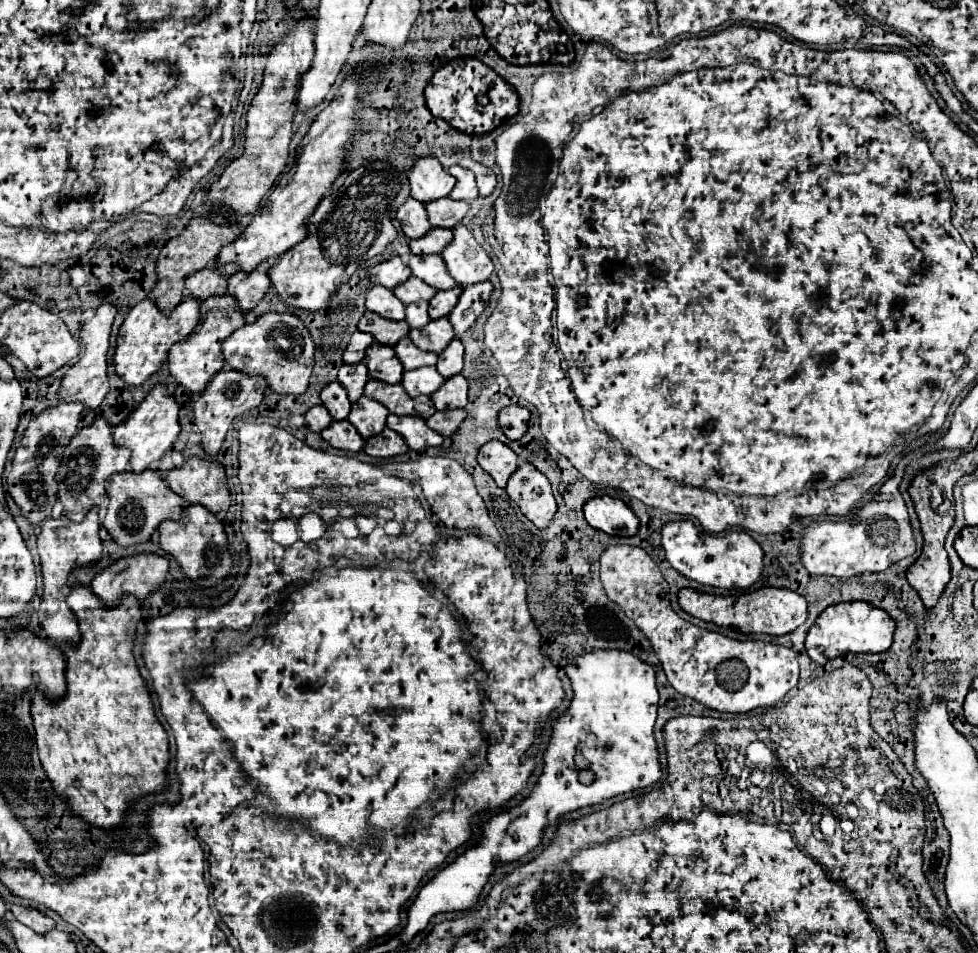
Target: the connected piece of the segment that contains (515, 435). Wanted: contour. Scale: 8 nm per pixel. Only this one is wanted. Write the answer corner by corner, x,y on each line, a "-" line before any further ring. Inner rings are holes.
518,404
506,406
498,414
498,424
508,440
520,440
528,430
528,420
530,420
530,412

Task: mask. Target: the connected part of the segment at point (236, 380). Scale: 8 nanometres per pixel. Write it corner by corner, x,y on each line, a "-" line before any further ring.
222,370
212,378
208,388
200,396
196,396
196,402
192,406
194,424
202,436
202,448
208,456
218,454
224,442
224,436
230,428
230,422
236,416
256,408
264,398
264,390
266,390
266,382
260,376
244,376
242,372
236,372
236,370

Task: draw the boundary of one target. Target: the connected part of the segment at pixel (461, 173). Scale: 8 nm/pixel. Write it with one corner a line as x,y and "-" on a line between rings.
450,166
448,172
456,178
456,186
448,194
448,198
452,198
452,200
472,200
472,198
478,196
476,180
474,180
474,174
470,170
466,170
462,166

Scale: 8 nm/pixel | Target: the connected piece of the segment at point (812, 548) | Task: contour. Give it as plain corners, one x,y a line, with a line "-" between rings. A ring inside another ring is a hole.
902,468
882,484
878,494
866,502
852,520
840,522
812,522
804,526
798,534
800,542
800,562
810,574
826,574
838,578
850,578
862,572
882,572
890,564
912,556
916,552
916,540
910,526
910,516
904,504
904,498
898,490
902,480

